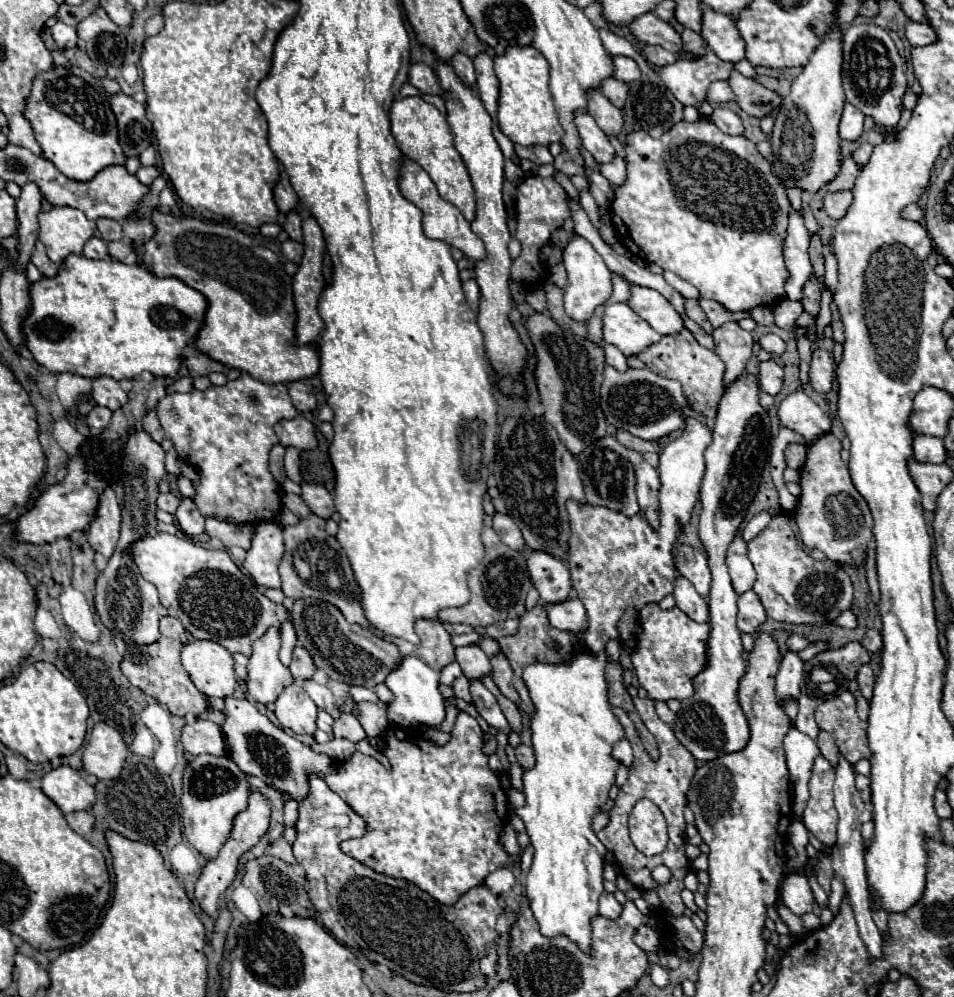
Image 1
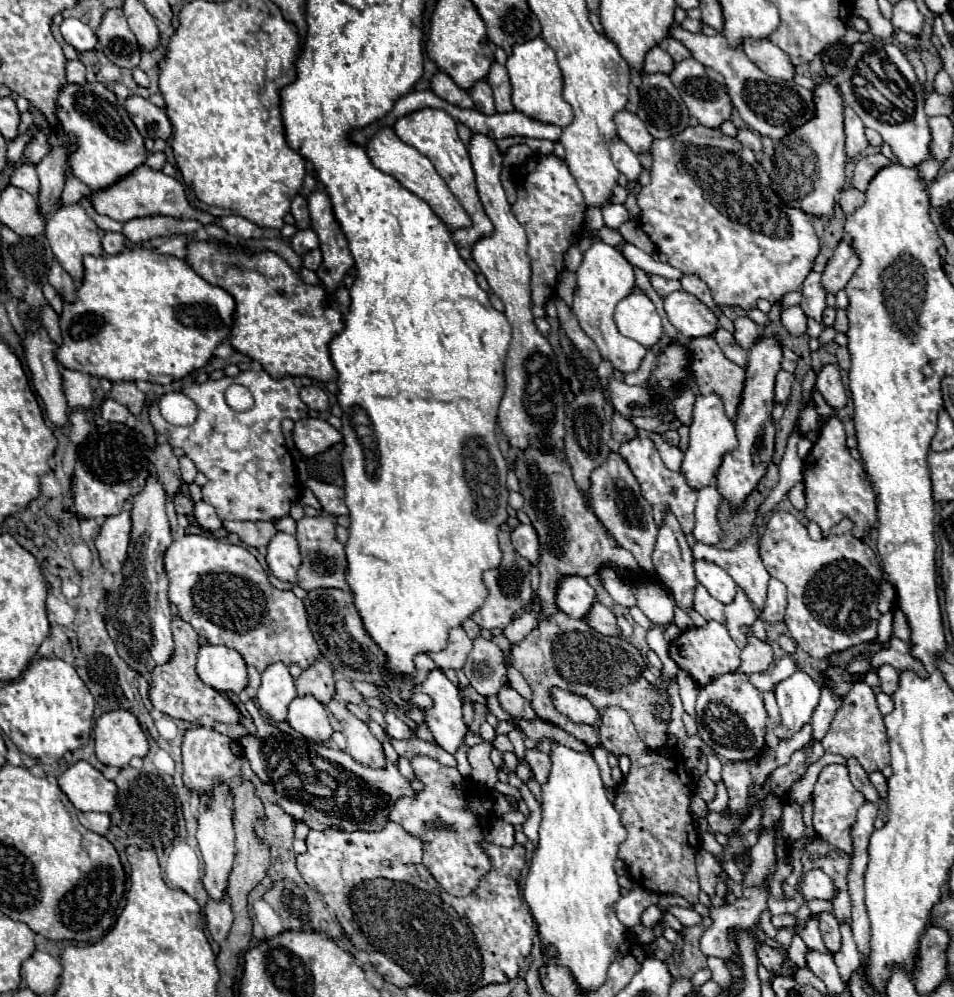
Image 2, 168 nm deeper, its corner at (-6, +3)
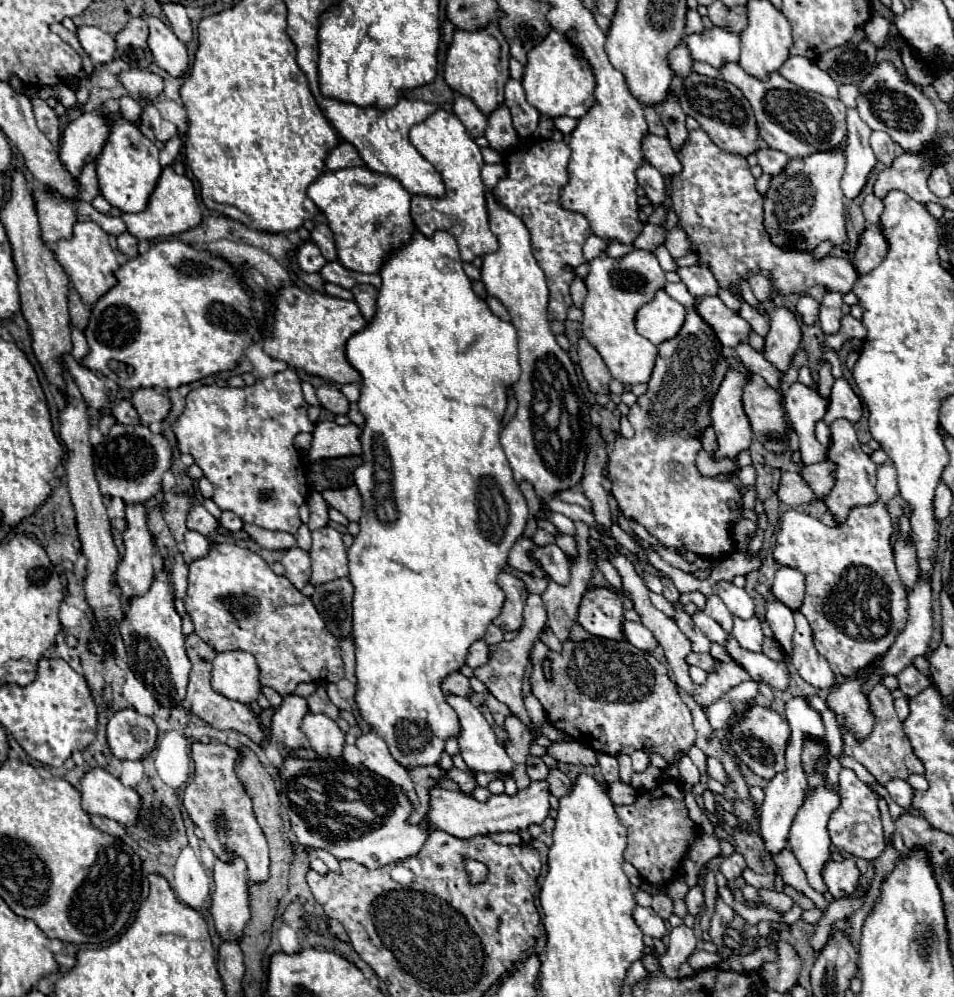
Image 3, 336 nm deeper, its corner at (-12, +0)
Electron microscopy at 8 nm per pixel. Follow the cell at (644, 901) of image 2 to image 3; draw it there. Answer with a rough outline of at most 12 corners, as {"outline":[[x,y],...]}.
{"outline":[[646,907],[634,909],[634,921],[644,935],[662,939],[664,919]]}

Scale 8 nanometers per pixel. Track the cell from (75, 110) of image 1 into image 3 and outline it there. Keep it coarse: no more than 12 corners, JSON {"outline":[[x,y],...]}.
{"outline":[[120,113],[96,161],[100,191],[140,213],[162,173],[158,149]]}

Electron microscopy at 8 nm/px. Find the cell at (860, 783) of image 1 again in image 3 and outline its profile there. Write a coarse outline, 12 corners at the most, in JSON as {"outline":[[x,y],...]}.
{"outline":[[892,779],[886,791],[900,807],[912,805],[914,787]]}

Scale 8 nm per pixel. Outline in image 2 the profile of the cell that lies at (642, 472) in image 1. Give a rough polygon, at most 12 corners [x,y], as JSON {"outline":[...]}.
{"outline":[[664,510],[652,560],[676,606],[692,608],[692,548]]}

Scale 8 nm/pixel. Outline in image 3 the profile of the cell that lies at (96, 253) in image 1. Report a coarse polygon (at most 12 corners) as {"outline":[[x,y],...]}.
{"outline":[[130,233],[118,235],[118,247],[128,257],[138,255],[138,241]]}

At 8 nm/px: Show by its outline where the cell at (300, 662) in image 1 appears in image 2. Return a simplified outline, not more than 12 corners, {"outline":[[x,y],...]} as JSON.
{"outline":[[318,658],[296,678],[298,696],[334,696],[332,666]]}

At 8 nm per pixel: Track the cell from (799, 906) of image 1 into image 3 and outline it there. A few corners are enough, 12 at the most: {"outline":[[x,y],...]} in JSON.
{"outline":[[848,855],[828,861],[822,877],[836,899],[856,891],[860,869]]}

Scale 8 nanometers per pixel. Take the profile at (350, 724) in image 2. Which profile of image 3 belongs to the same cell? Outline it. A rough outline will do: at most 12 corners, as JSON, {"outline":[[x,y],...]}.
{"outline":[[376,733],[360,735],[356,747],[372,773],[402,787],[418,805],[408,771],[388,753]]}

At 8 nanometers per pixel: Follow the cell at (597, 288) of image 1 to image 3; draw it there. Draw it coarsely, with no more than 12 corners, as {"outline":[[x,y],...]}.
{"outline":[[652,251],[590,261],[582,335],[612,379],[648,383],[642,305],[666,287]]}

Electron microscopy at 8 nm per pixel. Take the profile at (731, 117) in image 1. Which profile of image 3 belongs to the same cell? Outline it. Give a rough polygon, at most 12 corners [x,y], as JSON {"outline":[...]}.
{"outline":[[758,149],[762,171],[770,177],[786,169],[788,155],[776,149]]}

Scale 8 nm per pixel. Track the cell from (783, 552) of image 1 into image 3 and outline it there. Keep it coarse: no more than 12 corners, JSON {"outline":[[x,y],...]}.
{"outline":[[892,461],[840,527],[788,511],[774,559],[806,575],[800,613],[836,675],[908,621],[894,565]]}

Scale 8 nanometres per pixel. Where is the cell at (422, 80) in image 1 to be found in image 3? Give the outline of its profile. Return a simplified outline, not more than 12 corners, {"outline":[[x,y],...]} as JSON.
{"outline":[[468,97],[452,109],[472,139],[484,135],[488,119]]}

